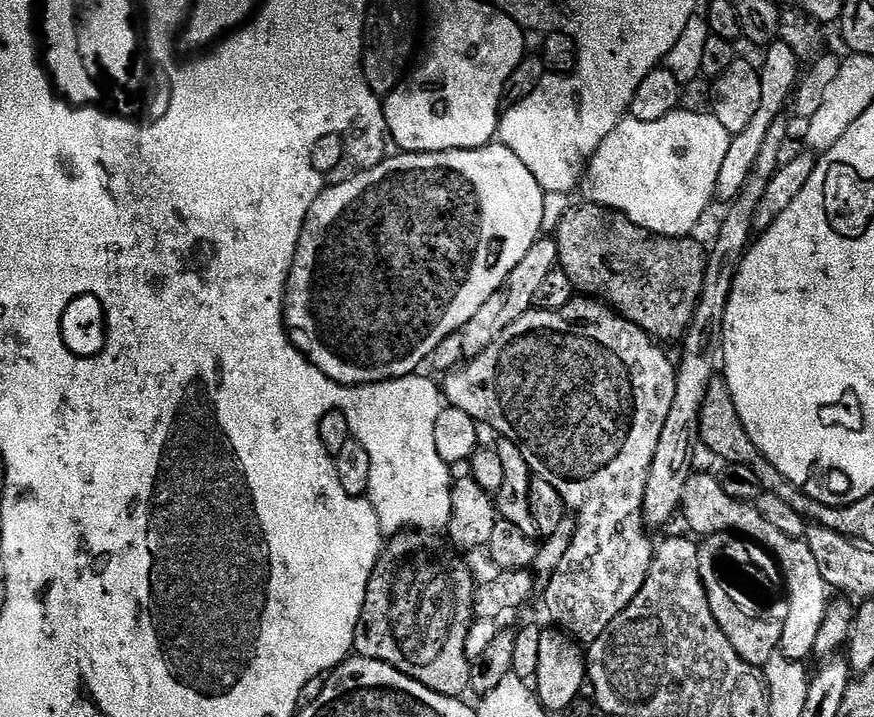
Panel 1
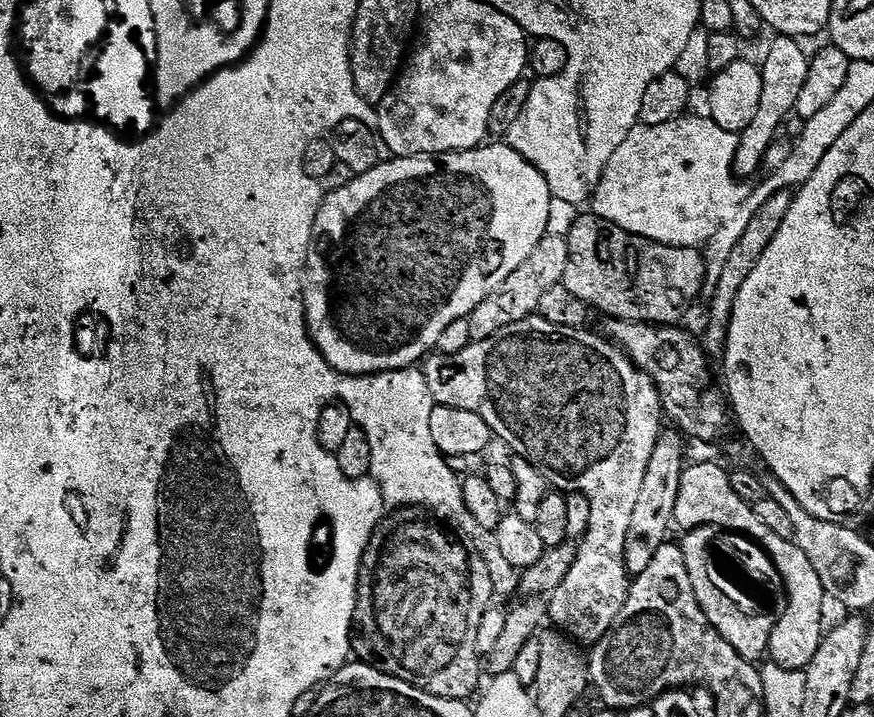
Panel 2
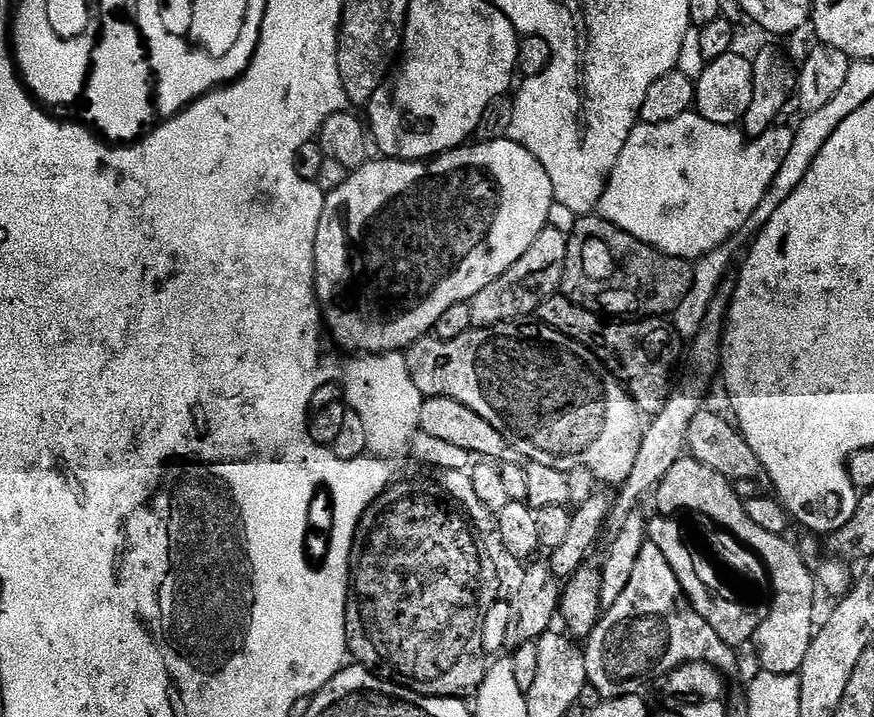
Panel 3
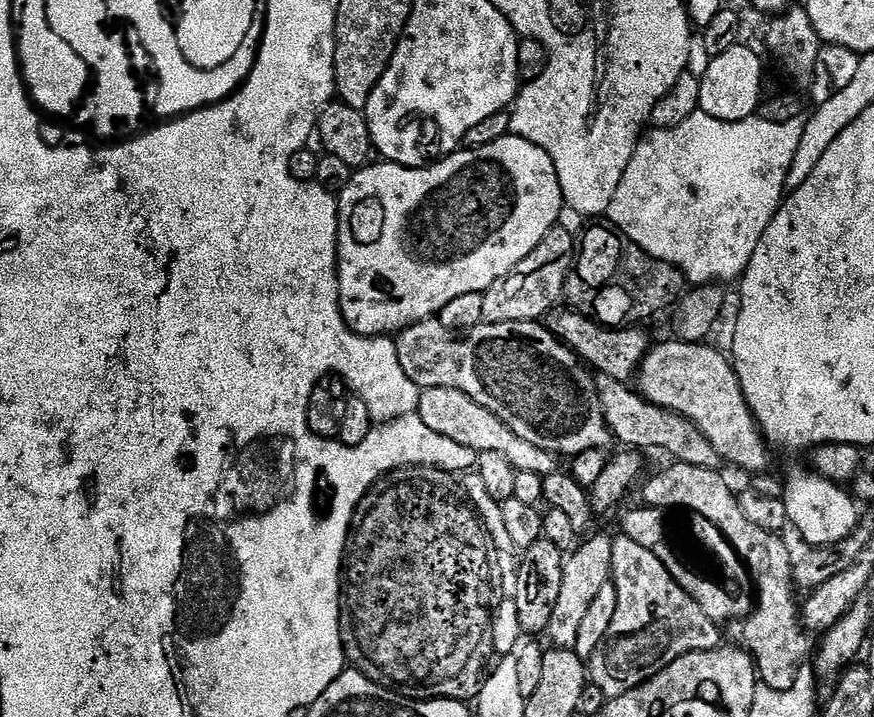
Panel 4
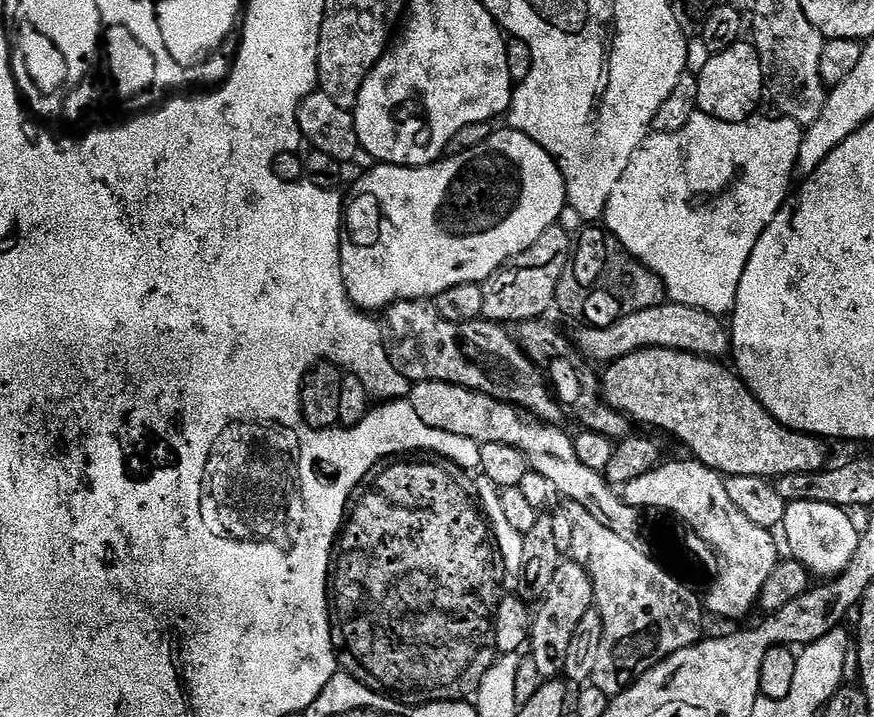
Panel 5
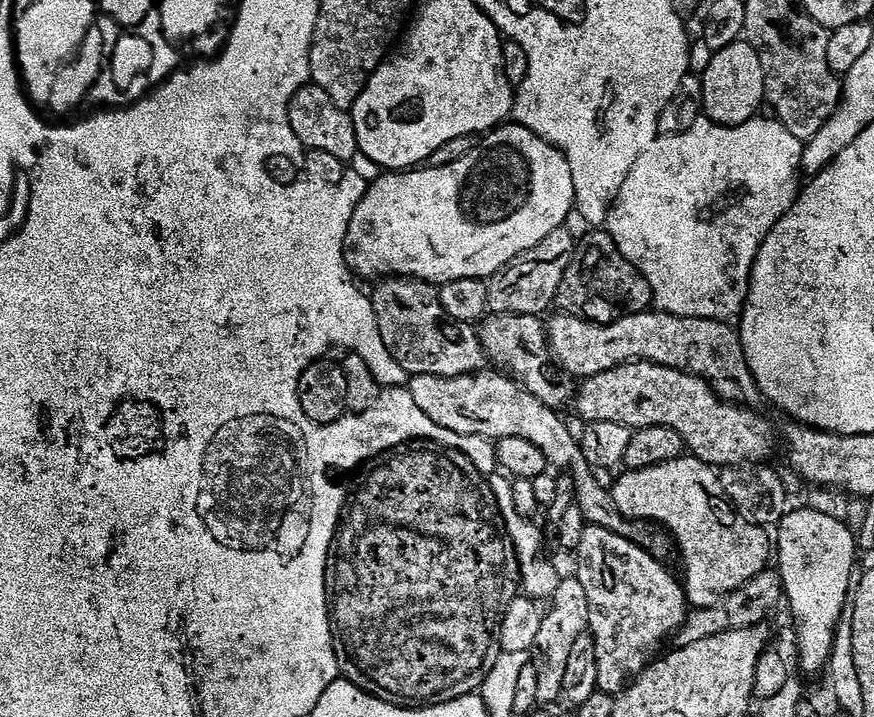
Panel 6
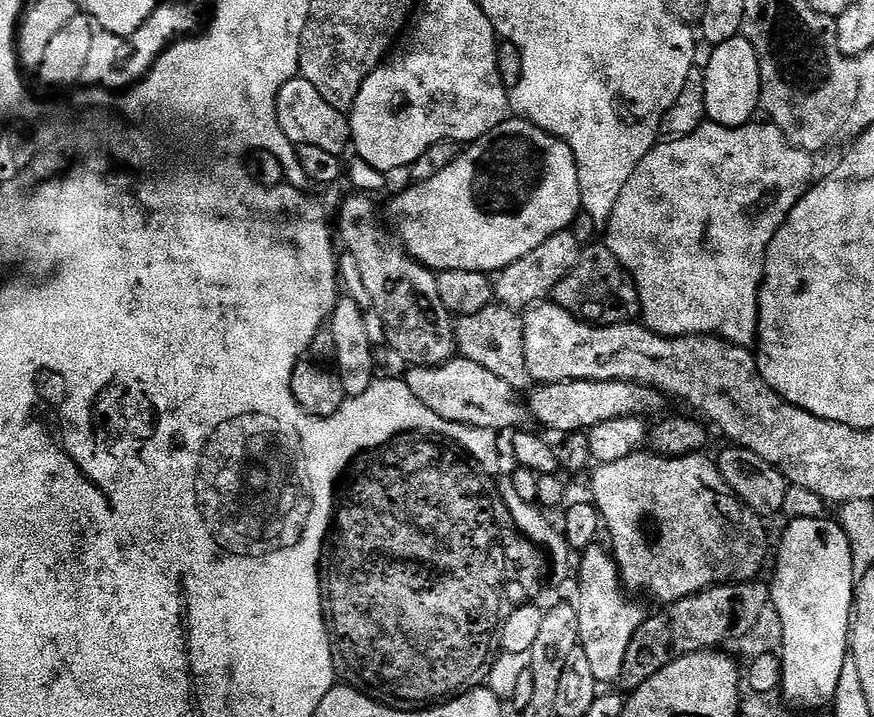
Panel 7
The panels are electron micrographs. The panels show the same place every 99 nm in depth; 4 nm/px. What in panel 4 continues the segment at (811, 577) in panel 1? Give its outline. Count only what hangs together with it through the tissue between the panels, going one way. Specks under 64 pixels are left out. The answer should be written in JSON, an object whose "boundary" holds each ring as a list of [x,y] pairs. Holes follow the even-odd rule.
{"boundary":[[[679,462],[669,463],[665,472],[647,477],[643,503],[649,508],[689,508],[704,520],[709,520],[734,547],[740,551],[739,559],[746,562],[754,585],[755,604],[750,615],[743,621],[747,651],[756,661],[759,679],[774,690],[790,690],[794,686],[804,660],[808,656],[808,636],[801,613],[798,611],[797,593],[794,591],[792,565],[794,556],[775,532],[761,530],[742,514],[737,493],[719,475],[719,471],[699,468]]]}

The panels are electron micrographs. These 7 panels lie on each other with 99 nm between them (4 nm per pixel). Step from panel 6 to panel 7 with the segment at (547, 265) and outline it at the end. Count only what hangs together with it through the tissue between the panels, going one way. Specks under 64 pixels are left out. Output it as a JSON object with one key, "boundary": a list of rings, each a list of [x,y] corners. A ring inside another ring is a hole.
{"boundary":[[[565,230],[546,238],[538,250],[530,250],[526,258],[518,258],[510,266],[500,271],[494,280],[494,296],[499,303],[513,310],[527,310],[541,302],[547,301],[552,291],[576,269],[576,263],[580,261],[582,244],[572,237],[571,231]]]}

